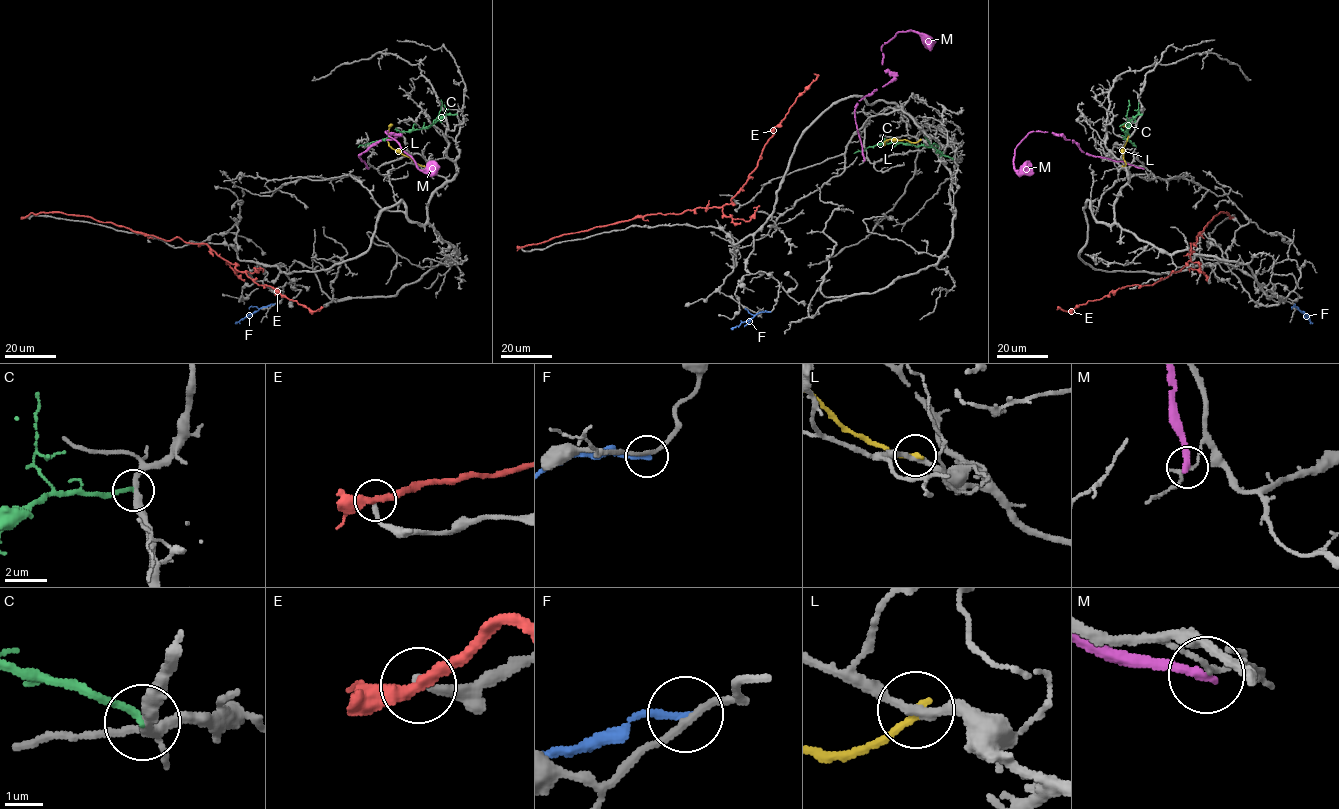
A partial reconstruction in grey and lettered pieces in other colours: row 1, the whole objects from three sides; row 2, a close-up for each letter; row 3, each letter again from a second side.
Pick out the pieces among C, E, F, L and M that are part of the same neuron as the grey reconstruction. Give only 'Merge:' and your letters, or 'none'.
Merge: none

